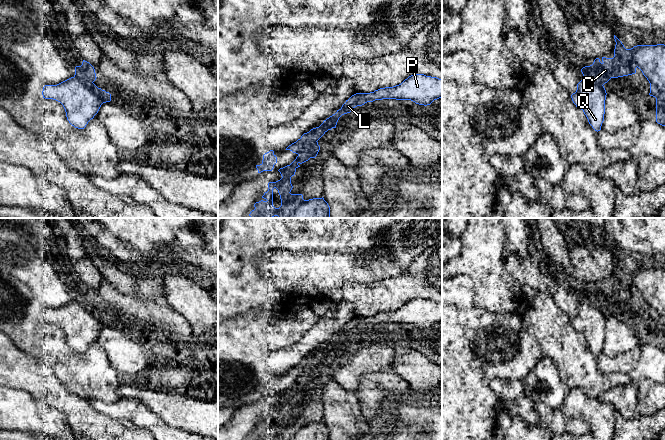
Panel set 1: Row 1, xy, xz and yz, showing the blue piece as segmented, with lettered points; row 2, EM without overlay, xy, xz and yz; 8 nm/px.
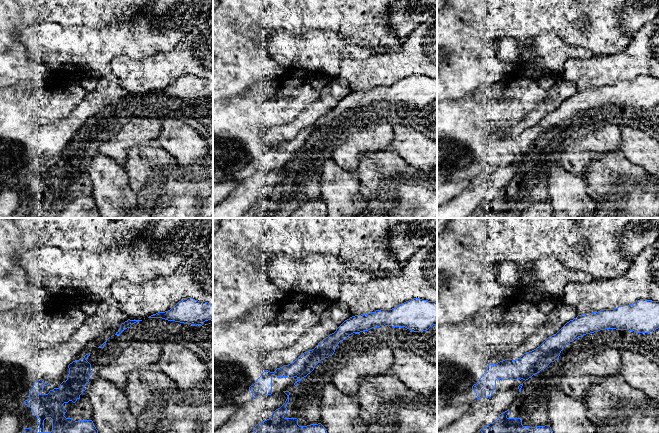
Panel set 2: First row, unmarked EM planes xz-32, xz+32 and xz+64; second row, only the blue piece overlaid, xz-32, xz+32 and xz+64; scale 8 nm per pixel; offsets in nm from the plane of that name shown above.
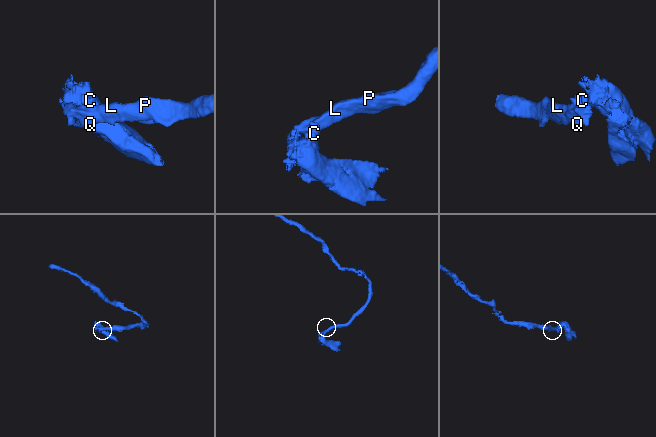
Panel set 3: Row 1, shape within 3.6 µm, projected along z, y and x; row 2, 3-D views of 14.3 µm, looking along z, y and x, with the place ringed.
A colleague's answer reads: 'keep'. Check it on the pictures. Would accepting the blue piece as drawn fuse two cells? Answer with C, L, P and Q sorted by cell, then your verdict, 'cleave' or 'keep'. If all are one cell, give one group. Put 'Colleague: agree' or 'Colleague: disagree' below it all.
C / L P Q; cleave
Colleague: disagree

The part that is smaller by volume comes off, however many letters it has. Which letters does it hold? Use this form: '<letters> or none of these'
C

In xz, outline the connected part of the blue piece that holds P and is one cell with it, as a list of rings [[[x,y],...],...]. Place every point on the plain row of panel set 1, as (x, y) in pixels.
[[[414,298],[401,308],[385,311],[370,317],[356,317],[352,319],[335,338],[309,356],[304,357],[300,363],[289,369],[286,374],[298,378],[309,365],[317,366],[328,354],[336,352],[339,342],[350,337],[355,331],[367,326],[382,323],[411,324],[419,329],[430,329],[434,324],[442,322],[442,304],[424,298]]]

